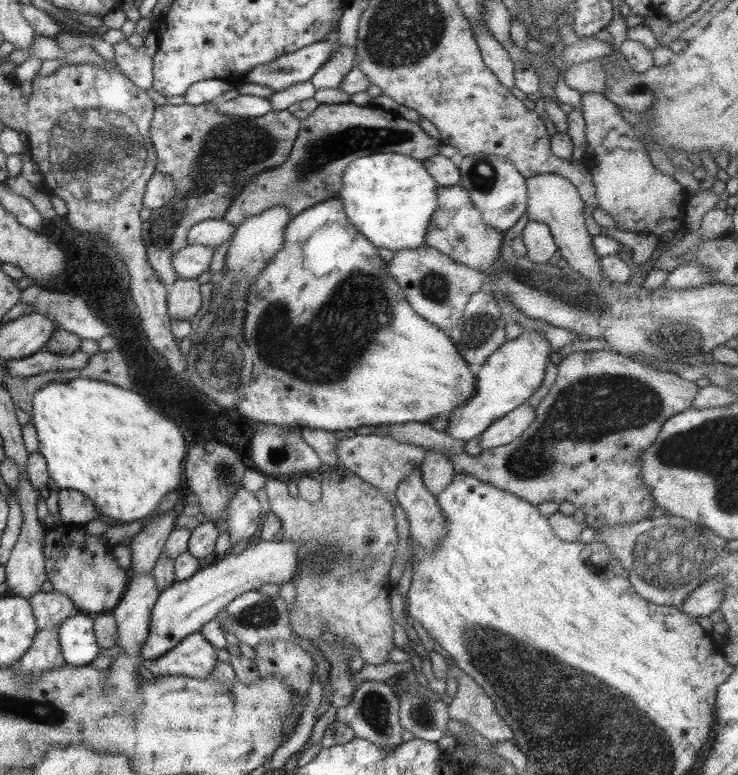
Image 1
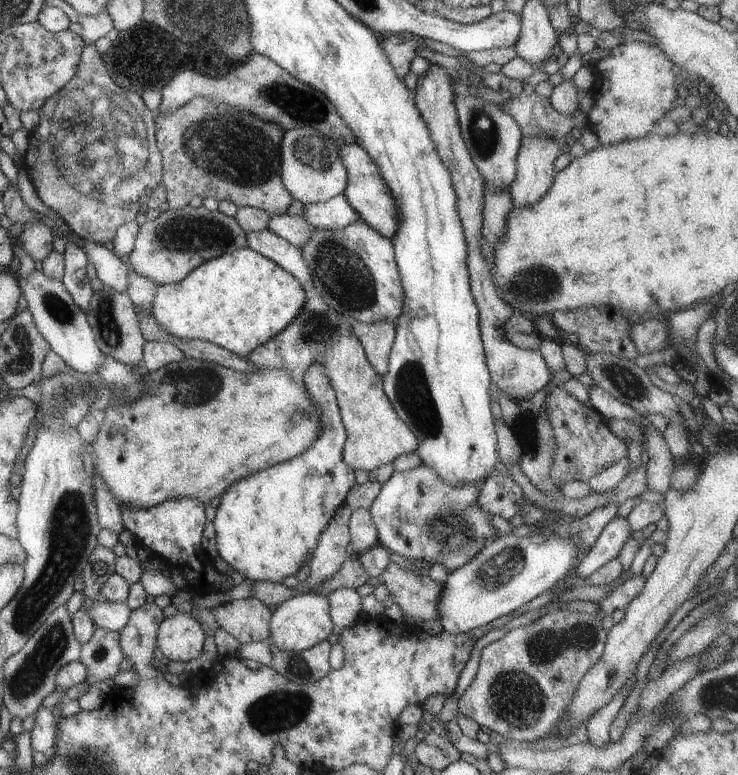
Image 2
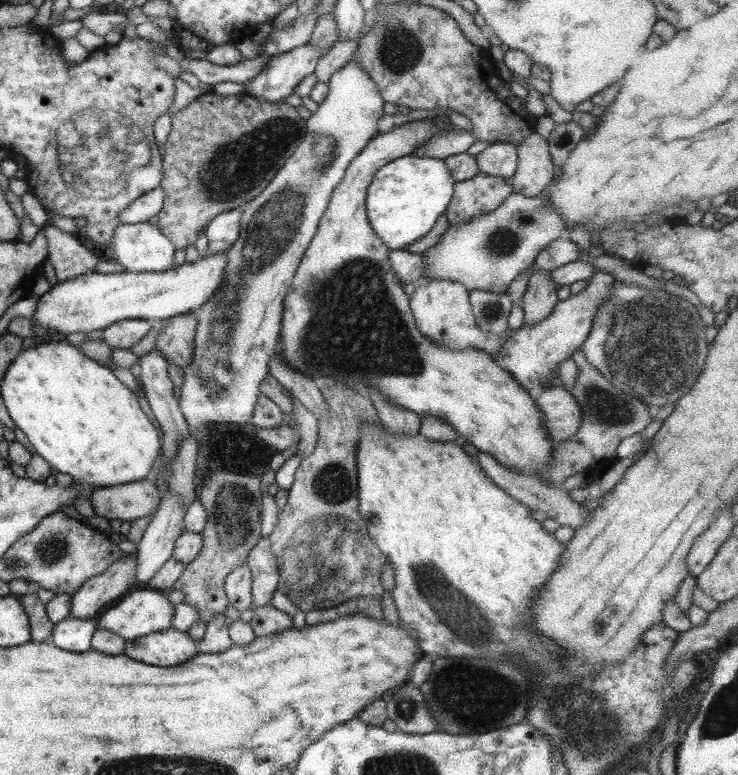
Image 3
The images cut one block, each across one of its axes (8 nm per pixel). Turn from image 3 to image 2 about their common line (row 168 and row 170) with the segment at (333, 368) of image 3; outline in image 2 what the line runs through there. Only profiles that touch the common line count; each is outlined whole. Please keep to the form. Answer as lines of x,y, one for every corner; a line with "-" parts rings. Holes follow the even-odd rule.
347,143
338,147
338,153
347,175
342,192
347,202
363,221
389,239
398,227
399,217
388,186
381,178
378,165
357,143

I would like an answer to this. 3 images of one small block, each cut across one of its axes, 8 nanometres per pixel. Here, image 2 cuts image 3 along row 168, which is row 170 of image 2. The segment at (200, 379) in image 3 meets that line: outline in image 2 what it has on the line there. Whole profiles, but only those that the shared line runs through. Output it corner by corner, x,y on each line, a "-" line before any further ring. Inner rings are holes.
307,127
289,129
281,135
279,150
281,182
293,200
307,205
326,201
343,192
346,170
339,158
338,146
330,138

